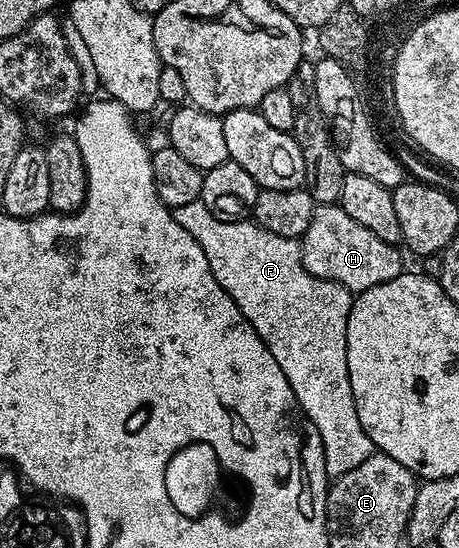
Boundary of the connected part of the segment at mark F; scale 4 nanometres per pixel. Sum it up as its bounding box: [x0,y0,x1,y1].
[172,201,375,480]

